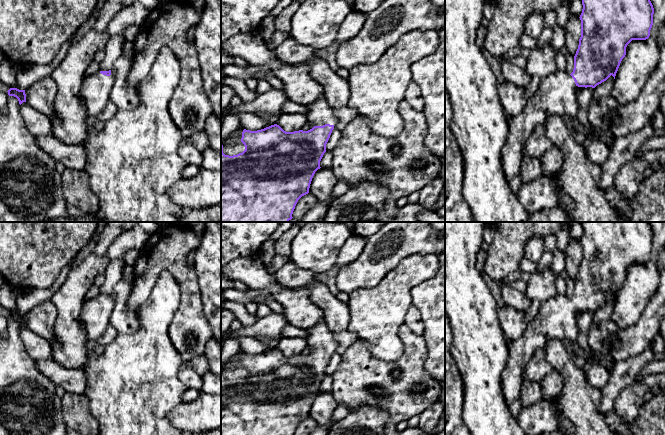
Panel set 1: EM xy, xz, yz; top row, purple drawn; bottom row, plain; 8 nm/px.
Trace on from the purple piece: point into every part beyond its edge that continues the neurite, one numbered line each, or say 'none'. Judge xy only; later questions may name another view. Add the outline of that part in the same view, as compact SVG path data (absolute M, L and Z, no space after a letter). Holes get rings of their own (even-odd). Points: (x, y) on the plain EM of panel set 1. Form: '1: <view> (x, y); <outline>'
1: xy (95, 316); M99 297L84 301L80 314L81 324L91 345L105 332L110 325L113 302Z

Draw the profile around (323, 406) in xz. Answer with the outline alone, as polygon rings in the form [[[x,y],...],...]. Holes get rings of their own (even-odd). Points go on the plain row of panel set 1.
[[[320,392],[312,402],[309,417],[329,431],[334,425],[332,415],[337,407],[338,404],[330,392]]]

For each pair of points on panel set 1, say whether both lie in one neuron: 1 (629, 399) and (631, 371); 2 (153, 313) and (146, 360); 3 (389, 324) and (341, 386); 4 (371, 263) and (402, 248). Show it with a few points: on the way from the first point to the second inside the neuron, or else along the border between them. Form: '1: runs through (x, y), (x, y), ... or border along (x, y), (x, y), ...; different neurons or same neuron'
1: border along (636, 377), (620, 392), (614, 401); different neurons
2: runs through (153, 325), (153, 334), (149, 348); same neuron
3: border along (359, 338), (375, 357), (390, 361); different neurons
4: runs through (379, 256), (387, 248), (394, 248); same neuron

